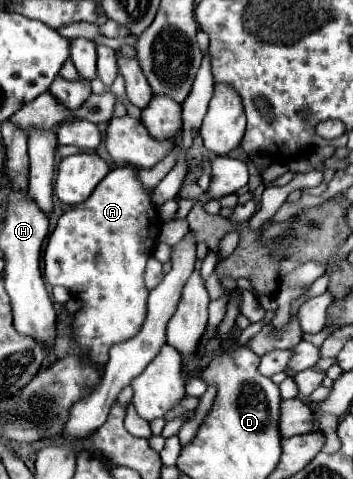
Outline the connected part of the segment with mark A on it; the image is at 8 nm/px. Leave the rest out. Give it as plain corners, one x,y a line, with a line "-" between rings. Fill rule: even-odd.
132,165
114,167
94,189
94,193
84,201
68,209
50,235
44,251
44,280
52,287
60,285
70,291
72,297
82,301
82,307
74,313
72,339
78,347
88,351
88,357
96,365
108,361
108,351
112,345
128,341
138,333
142,321
146,319
148,289
144,287
144,269
150,259
150,249
156,247
160,233
158,207
152,203
150,189
138,179
138,169

